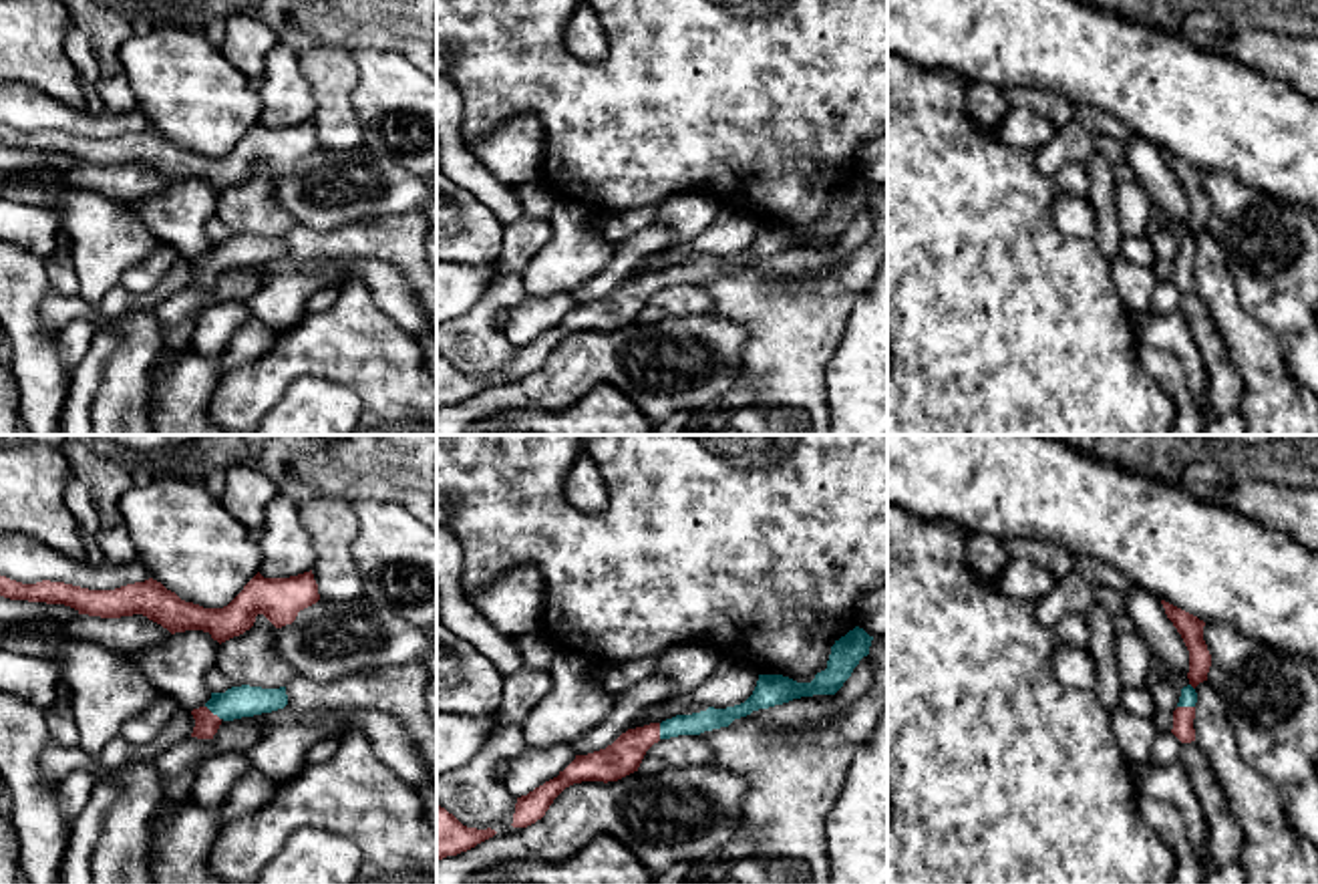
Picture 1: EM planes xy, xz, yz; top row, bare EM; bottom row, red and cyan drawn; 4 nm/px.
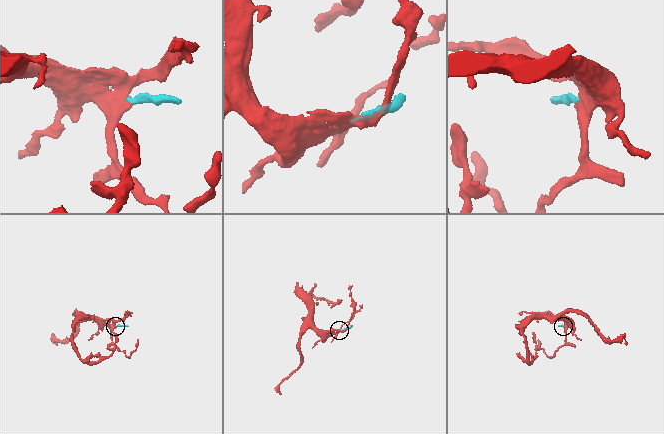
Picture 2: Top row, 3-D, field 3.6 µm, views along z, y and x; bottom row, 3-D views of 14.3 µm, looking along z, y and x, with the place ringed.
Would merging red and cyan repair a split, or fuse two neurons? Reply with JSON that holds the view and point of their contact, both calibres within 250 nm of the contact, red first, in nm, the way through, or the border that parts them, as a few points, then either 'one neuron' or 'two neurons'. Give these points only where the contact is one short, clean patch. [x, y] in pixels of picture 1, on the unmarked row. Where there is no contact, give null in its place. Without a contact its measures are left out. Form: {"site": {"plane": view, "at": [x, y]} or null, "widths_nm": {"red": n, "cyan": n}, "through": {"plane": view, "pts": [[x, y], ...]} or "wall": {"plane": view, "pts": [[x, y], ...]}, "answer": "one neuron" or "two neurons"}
{"site": {"plane": "yz", "at": [1186, 256]}, "widths_nm": {"red": 80, "cyan": 70}, "through": {"plane": "yz", "pts": [[1184, 266], [1186, 256], [1188, 246]]}, "answer": "one neuron"}

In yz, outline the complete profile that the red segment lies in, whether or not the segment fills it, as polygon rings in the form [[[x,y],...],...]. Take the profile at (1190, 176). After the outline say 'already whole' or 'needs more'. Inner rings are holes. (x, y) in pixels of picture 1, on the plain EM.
[[[1161,149],[1161,153],[1165,157],[1167,167],[1173,171],[1173,175],[1177,177],[1189,199],[1189,222],[1187,222],[1189,234],[1181,238],[1177,258],[1173,260],[1171,282],[1181,292],[1191,292],[1195,290],[1195,278],[1193,278],[1195,252],[1197,252],[1195,236],[1207,230],[1207,222],[1211,215],[1211,203],[1203,189],[1205,171],[1165,149]]]; needs more

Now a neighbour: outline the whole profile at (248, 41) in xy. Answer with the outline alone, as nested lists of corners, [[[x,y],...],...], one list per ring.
[[[231,14],[225,18],[225,38],[219,50],[258,85],[266,70],[266,56],[278,42],[278,34],[260,18]]]

